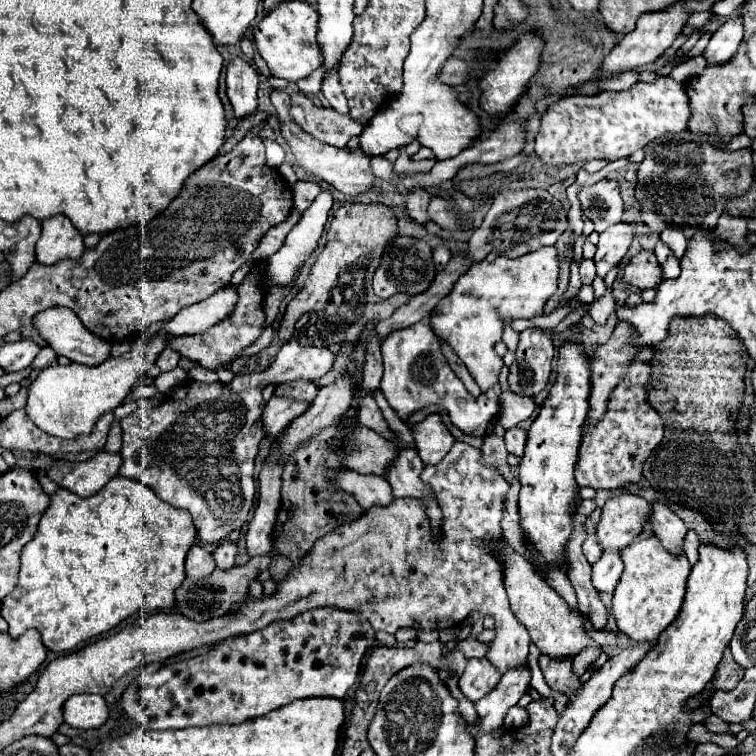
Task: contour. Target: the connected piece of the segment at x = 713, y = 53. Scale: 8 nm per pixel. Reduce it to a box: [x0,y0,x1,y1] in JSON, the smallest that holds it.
[703,17,743,65]

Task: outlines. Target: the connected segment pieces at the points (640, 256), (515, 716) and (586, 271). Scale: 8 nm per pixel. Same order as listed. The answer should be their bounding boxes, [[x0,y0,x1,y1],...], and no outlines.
[[623,251,663,291],[503,705,529,729],[579,259,595,285]]

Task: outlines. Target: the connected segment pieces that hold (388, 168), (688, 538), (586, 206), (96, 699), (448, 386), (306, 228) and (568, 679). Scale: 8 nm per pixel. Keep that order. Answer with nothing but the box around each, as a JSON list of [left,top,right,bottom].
[[371,155,395,179],[683,529,699,565],[579,179,623,231],[63,695,109,729],[381,323,501,437],[267,193,333,285],[539,654,581,699]]

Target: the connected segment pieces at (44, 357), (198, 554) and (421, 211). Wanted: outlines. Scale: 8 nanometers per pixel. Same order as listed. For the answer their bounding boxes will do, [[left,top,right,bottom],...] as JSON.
[[31,347,55,371],[185,545,215,579],[407,185,431,225]]

